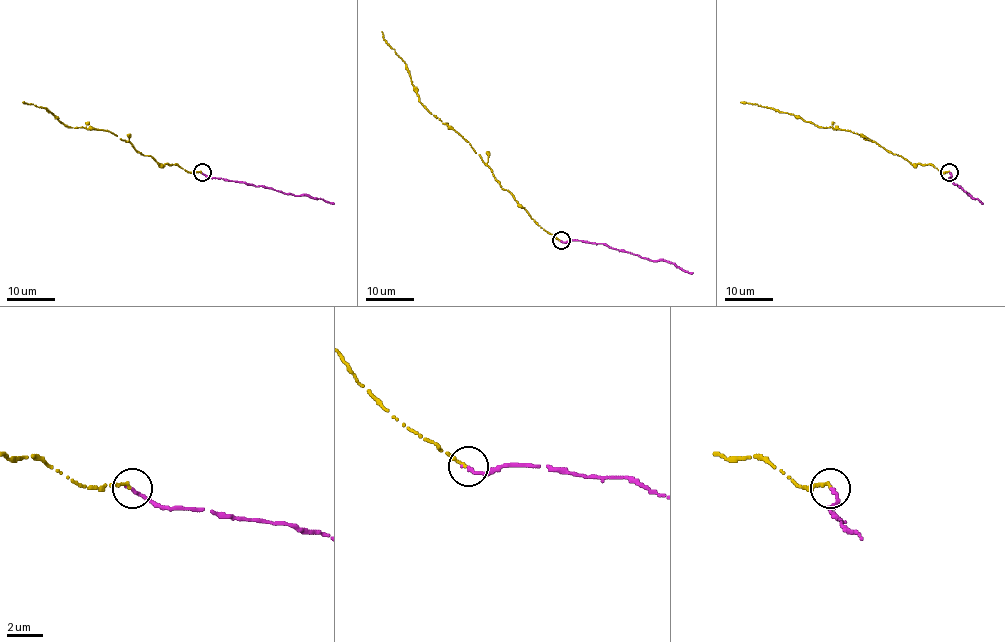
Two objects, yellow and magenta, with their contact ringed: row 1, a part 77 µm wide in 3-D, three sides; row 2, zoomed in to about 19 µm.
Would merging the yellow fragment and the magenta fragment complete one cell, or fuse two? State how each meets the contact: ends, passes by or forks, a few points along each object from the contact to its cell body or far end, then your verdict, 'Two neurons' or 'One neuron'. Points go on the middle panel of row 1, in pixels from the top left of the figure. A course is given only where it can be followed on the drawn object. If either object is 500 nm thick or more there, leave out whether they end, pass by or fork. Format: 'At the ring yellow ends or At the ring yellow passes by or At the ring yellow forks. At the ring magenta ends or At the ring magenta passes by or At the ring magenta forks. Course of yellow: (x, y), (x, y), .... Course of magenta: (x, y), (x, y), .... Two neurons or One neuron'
At the ring yellow ends. At the ring magenta ends. Course of yellow: (560, 240), (538, 224), (511, 193), (502, 189), (470, 143), (419, 101), (406, 64), (381, 31). Course of magenta: (560, 240), (604, 243), (643, 258), (666, 260), (693, 272). Two neurons

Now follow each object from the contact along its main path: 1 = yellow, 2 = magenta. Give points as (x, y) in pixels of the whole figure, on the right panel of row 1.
1: (949, 172), (941, 172), (933, 165), (913, 165), (875, 141), (852, 132), (818, 127), (793, 114), (740, 102)
2: (949, 172), (952, 182), (981, 203)

